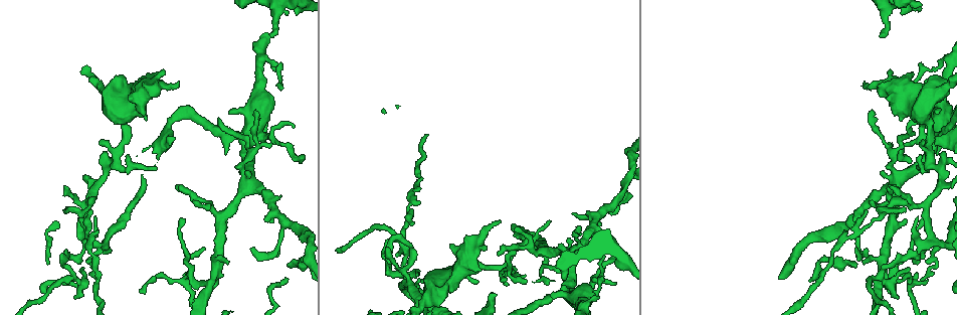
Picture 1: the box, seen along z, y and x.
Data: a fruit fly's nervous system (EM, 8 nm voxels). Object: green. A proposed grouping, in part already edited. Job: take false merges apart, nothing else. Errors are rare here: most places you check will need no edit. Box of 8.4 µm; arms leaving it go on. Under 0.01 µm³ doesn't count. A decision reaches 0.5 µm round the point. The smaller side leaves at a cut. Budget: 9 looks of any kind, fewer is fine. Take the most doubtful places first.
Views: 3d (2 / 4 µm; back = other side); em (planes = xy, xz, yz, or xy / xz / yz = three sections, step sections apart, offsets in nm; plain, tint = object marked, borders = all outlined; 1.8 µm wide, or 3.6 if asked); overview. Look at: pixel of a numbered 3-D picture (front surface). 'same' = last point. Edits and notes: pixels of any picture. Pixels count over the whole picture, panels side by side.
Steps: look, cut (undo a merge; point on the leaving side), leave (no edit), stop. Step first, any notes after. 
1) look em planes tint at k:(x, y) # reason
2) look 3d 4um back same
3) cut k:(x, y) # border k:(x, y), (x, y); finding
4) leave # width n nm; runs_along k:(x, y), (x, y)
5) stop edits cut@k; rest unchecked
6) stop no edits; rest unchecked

look 3d 4um at 1:(407, 282) # abrupt turn

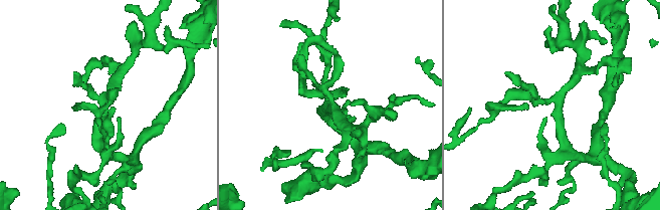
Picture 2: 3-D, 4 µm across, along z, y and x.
look em planes tint at 2:(555, 101) # need the tissue

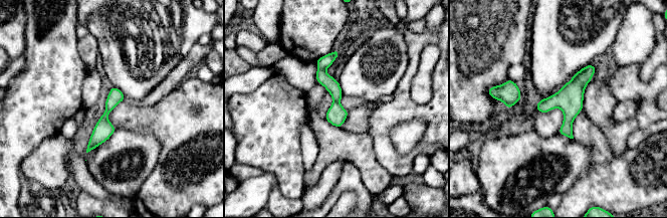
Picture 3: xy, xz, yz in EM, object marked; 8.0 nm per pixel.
cut 3:(323, 62) # width 120 nm; border 3:(317, 67), (324, 70); two neurons meet here

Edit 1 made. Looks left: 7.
look overview # see it whole again

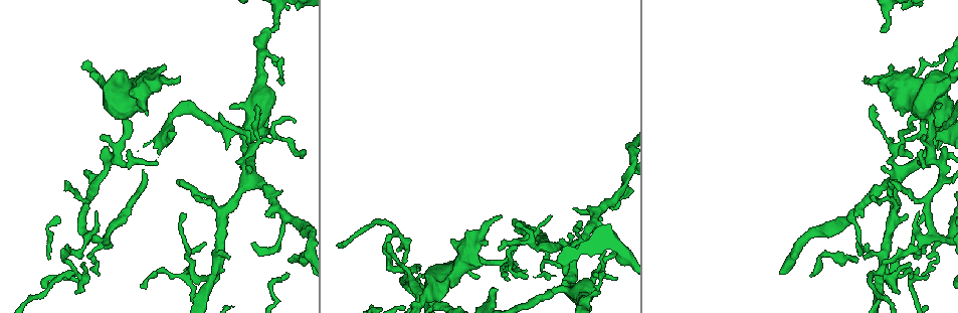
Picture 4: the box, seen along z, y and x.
look em planes tint at 4:(546, 246) # two arms in line, one across

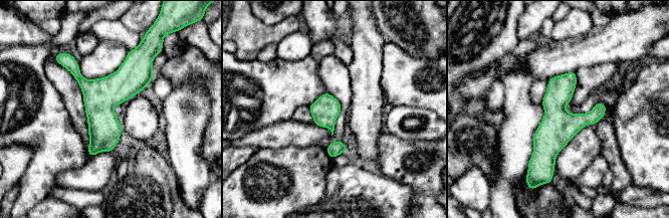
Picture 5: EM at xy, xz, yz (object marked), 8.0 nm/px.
leave # runs_along 5:(131, 56), (90, 153); one neuron here

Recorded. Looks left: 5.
look em planes borders at 4:(862, 246) # abrupt turn

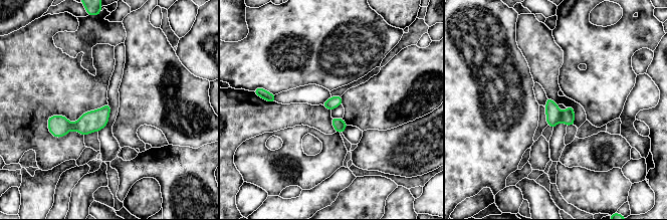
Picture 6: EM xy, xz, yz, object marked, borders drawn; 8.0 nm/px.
leave # runs_along 6:(107, 106), (83, 126), (50, 128); all the same neuron

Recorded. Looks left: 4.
look 3d 2um at 4:(183, 276) # sharp bend

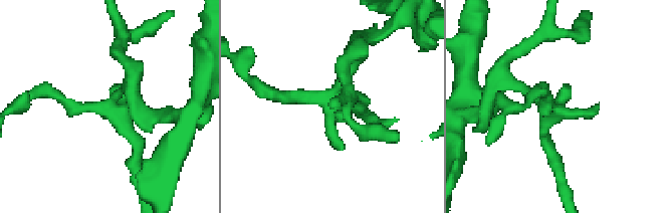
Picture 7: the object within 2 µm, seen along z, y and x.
look em planes tint at 7:(330, 93) # now the EM

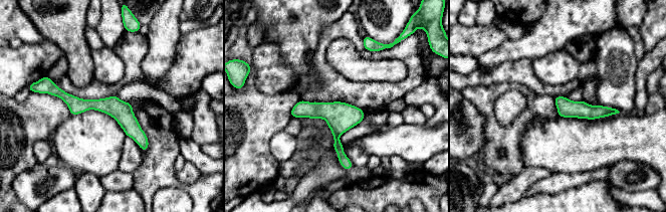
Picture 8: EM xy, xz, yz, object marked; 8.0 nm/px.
leave # runs_along 8:(53, 91), (110, 106), (146, 146); one neuron here

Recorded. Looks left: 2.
stop edits cut@3; rest unchecked

